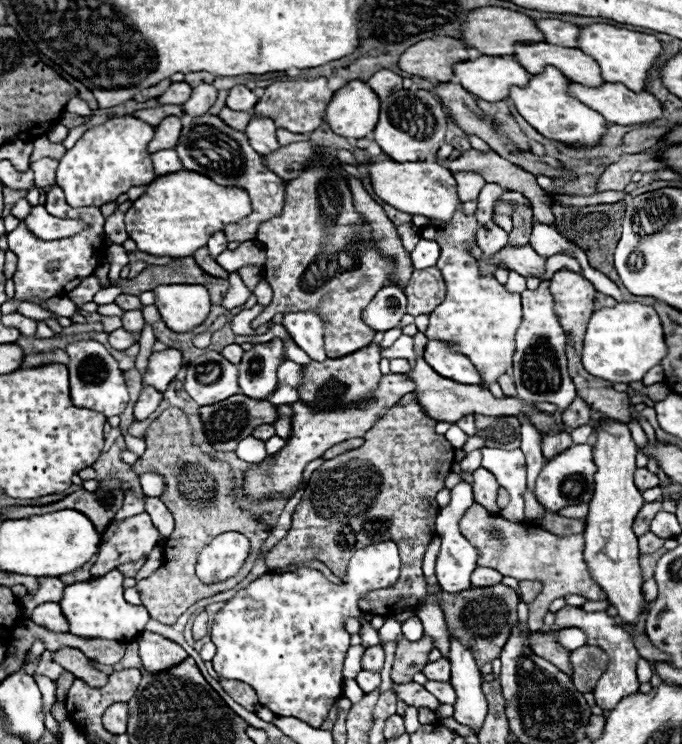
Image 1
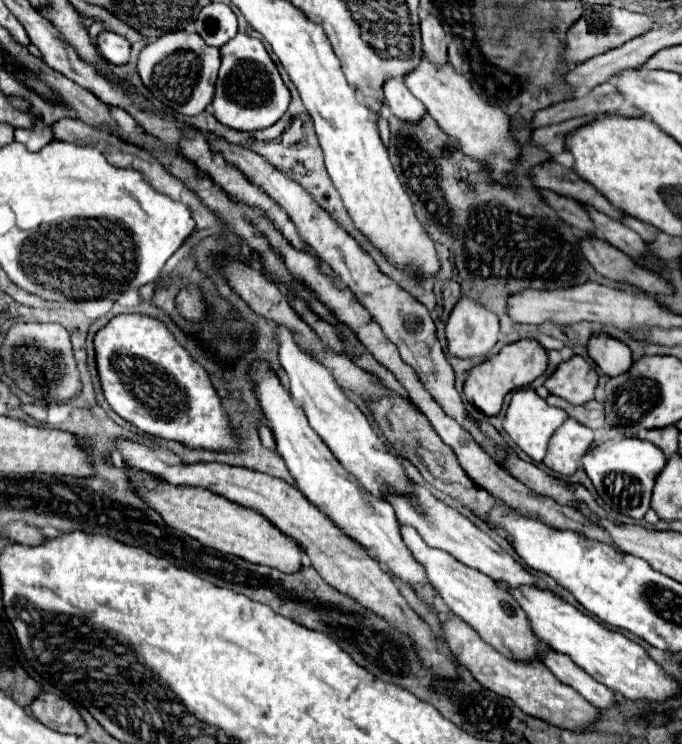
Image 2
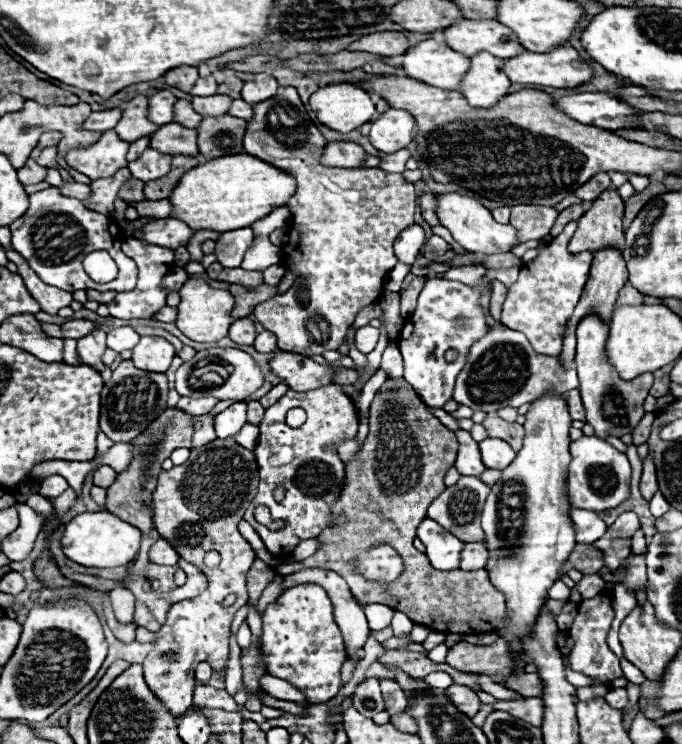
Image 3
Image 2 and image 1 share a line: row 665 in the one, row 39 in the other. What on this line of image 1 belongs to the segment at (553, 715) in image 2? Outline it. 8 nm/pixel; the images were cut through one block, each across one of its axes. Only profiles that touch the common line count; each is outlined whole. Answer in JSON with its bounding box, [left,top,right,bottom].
[460,6,542,56]

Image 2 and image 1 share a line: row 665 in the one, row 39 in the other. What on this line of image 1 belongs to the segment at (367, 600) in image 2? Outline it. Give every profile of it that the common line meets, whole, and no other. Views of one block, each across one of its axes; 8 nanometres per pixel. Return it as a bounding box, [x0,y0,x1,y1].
[398,36,468,82]

